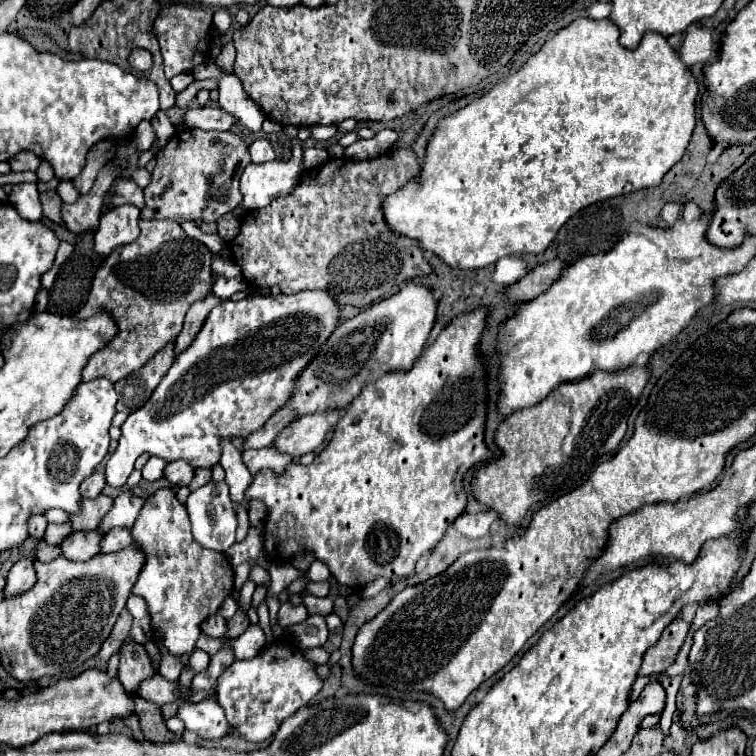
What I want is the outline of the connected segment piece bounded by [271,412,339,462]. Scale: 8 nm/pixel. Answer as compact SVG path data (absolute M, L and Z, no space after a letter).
M327 412L325 416L303 416L297 424L289 424L279 436L273 440L273 448L281 454L293 456L295 462L307 452L313 452L325 438L331 424L339 420L337 412Z

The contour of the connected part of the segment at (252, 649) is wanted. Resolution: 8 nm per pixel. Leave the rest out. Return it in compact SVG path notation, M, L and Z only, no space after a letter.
M249 626L243 634L241 634L241 654L235 654L235 660L249 660L253 656L257 656L261 652L261 648L265 646L265 632L261 630L261 626Z

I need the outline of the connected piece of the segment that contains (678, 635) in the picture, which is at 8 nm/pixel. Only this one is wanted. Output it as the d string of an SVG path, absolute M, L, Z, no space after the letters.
M675 618L661 634L661 638L657 640L657 644L653 644L645 656L643 656L643 664L637 672L637 676L651 676L651 674L657 674L657 672L663 672L667 670L673 662L675 662L675 656L685 640L689 632L689 622L685 620L679 620Z

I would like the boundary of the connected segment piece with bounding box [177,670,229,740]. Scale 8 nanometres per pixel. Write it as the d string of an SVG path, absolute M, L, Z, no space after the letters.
M203 670L193 678L191 686L193 686L193 692L207 690L207 696L201 702L193 702L193 700L183 702L177 710L177 716L185 722L185 728L197 734L201 740L223 738L229 730L229 722L223 716L223 708L217 704L215 684L207 680Z

